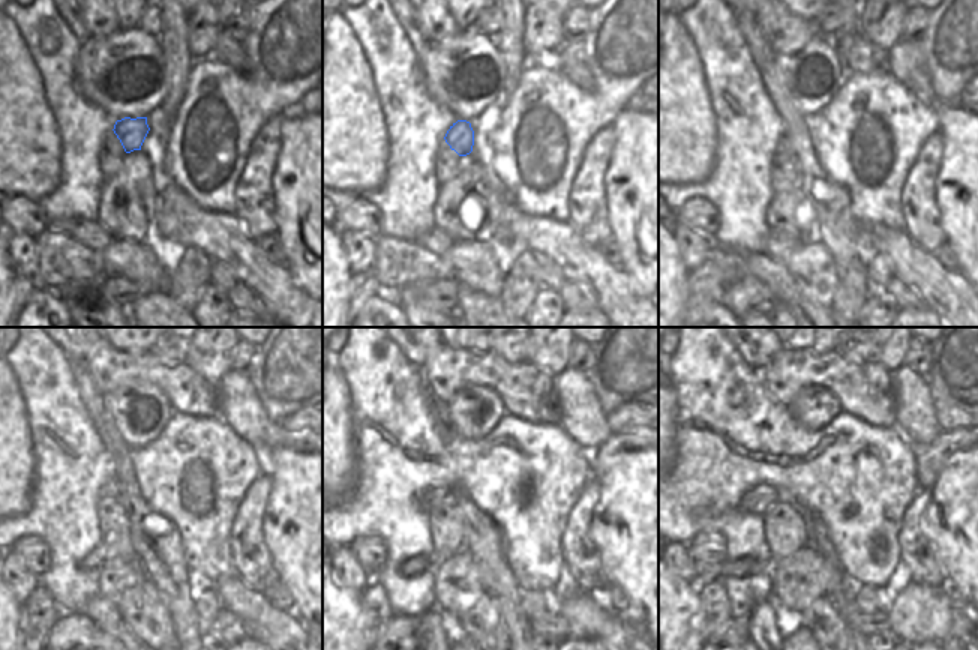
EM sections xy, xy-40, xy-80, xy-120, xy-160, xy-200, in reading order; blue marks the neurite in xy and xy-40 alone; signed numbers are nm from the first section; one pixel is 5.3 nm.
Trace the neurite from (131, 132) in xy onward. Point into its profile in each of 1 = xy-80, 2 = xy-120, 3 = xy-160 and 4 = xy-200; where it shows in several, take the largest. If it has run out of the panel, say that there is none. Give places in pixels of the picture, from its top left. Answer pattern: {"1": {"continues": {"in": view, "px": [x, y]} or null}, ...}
{"1": {"continues": {"in": "xy-80", "px": [783, 146]}}, "2": {"continues": {"in": "xy-120", "px": [110, 490]}}, "3": {"continues": {"in": "xy-160", "px": [428, 499]}}, "4": {"continues": {"in": "xy-200", "px": [756, 500]}}}

